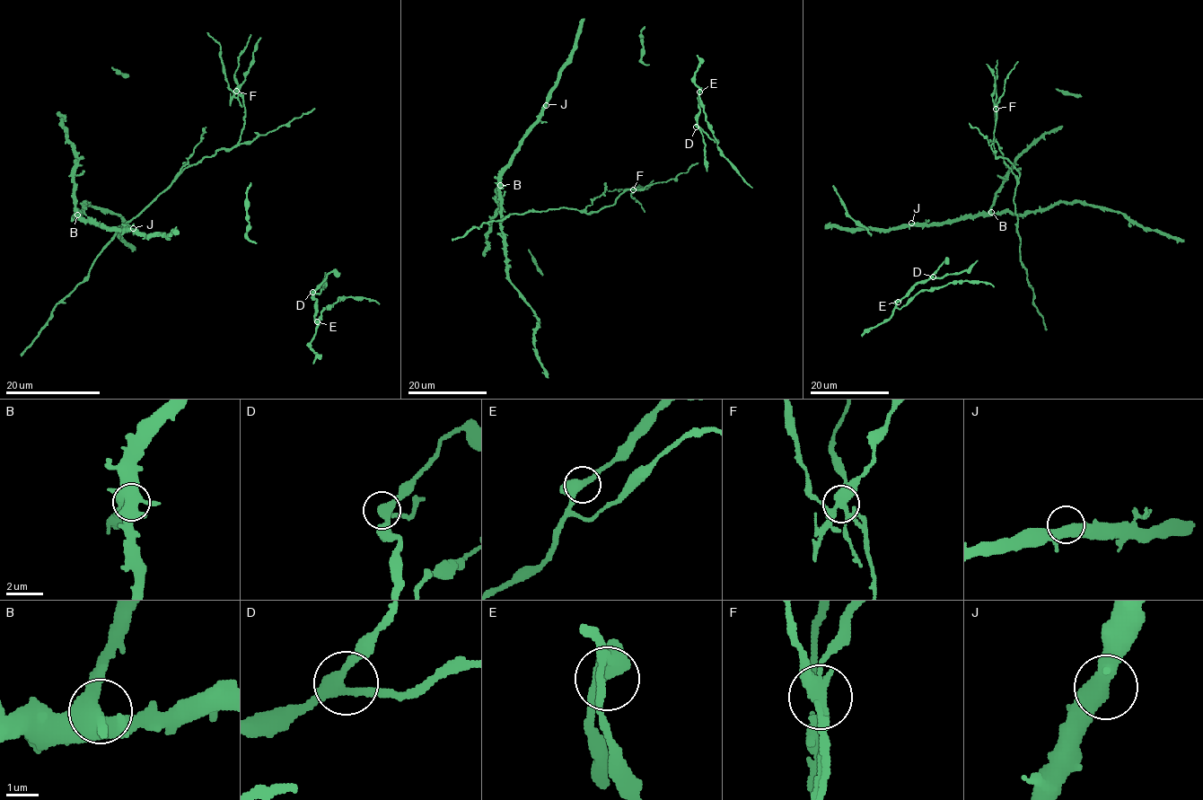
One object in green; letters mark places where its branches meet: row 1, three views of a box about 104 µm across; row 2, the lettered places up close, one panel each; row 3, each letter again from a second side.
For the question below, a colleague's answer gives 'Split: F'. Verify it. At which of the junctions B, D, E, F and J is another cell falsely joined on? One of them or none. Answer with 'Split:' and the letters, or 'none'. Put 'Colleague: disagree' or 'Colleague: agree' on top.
Colleague: agree
Split: F

